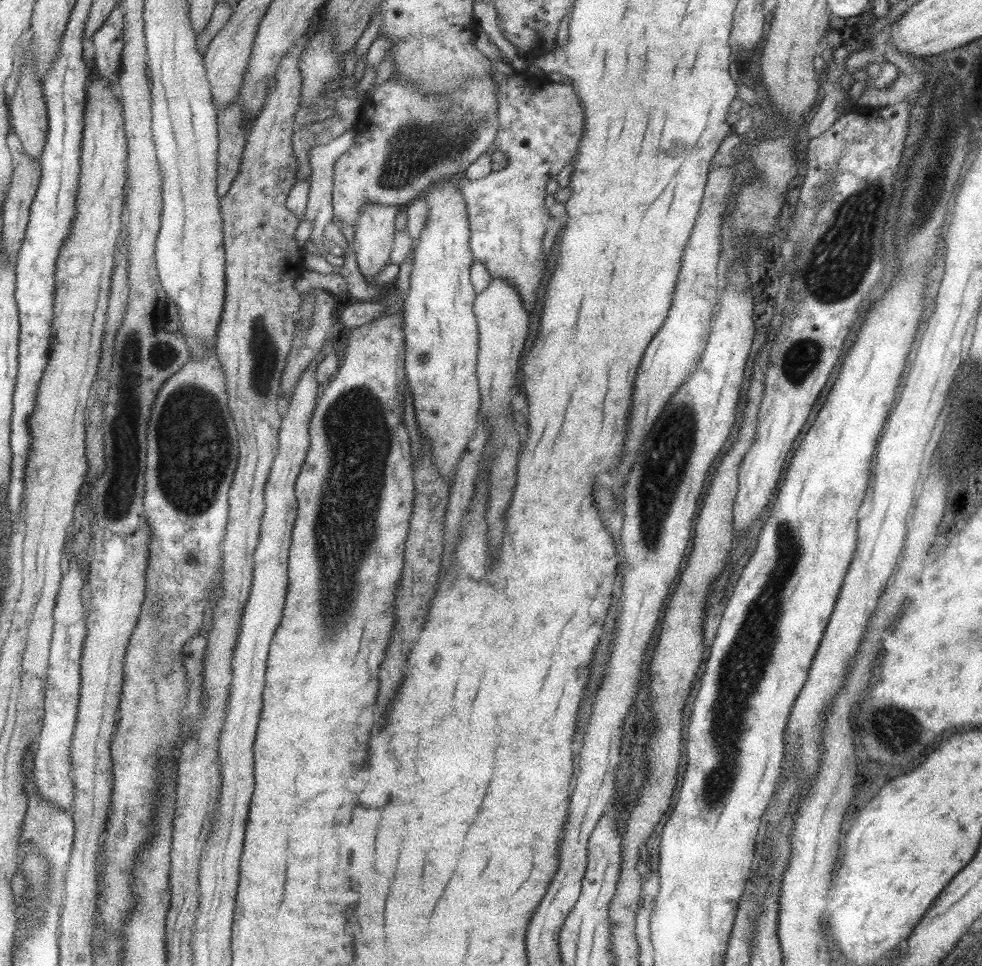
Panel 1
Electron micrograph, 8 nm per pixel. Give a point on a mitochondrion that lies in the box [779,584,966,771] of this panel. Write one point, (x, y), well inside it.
(897, 733)

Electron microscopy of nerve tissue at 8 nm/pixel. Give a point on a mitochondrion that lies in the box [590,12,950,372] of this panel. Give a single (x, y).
(837, 267)

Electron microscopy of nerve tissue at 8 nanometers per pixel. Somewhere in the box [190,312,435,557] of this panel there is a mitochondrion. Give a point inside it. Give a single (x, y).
(264, 354)

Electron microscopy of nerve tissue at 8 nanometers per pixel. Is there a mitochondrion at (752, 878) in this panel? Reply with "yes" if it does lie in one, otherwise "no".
no

